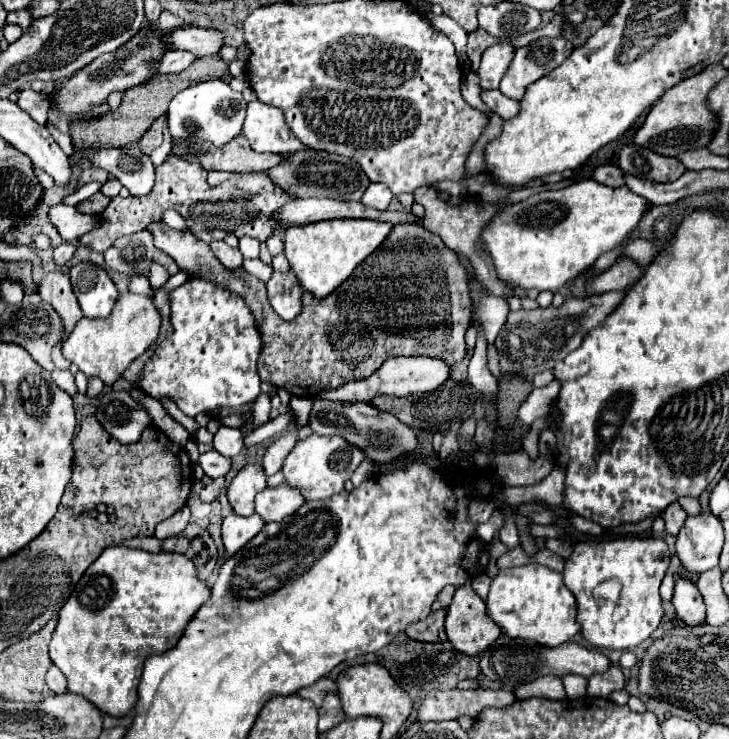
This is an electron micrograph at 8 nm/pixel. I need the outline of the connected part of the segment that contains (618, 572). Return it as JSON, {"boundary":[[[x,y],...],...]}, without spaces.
{"boundary":[[[631,536],[631,538],[605,540],[605,542],[597,542],[597,540],[577,542],[573,556],[565,562],[563,578],[565,578],[565,586],[577,598],[579,604],[577,620],[581,622],[581,632],[585,640],[591,642],[593,646],[603,646],[611,650],[635,648],[643,640],[647,640],[657,630],[663,618],[659,586],[667,572],[667,566],[669,566],[669,550],[663,538],[659,536],[649,536],[649,538]]]}

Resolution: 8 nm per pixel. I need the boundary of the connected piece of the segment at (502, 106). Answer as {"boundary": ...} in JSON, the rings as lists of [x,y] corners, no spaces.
{"boundary":[[[499,90],[481,92],[481,100],[489,106],[493,114],[499,114],[501,118],[515,118],[519,114],[519,102],[503,96]]]}

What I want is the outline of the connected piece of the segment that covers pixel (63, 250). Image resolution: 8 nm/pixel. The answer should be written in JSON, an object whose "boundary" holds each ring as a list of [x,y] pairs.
{"boundary":[[[63,243],[53,251],[53,260],[56,264],[62,266],[66,264],[74,255],[76,247],[69,243]]]}

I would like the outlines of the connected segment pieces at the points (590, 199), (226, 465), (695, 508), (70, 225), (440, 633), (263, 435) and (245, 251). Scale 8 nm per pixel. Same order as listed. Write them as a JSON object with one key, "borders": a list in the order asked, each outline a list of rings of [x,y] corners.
{"borders":[[[[579,180],[571,186],[559,190],[545,190],[509,208],[503,208],[485,226],[483,242],[487,244],[487,250],[495,262],[501,280],[513,282],[515,286],[521,286],[525,290],[537,288],[539,292],[559,292],[569,280],[575,280],[583,270],[593,266],[603,252],[613,250],[623,238],[627,238],[651,208],[653,204],[631,192],[627,186],[611,188],[595,180]]],[[[213,450],[201,454],[199,464],[201,464],[203,472],[205,472],[209,478],[221,478],[221,476],[225,476],[225,474],[229,472],[229,468],[231,468],[231,460],[225,458],[225,456],[219,456],[219,454],[213,452]]],[[[681,498],[679,504],[681,504],[681,508],[683,508],[689,516],[699,516],[699,514],[701,514],[701,506],[699,506],[699,500],[697,500],[697,498]]],[[[65,204],[51,206],[47,216],[65,242],[75,242],[77,238],[81,238],[99,224],[97,216],[81,214],[75,206],[65,206]]],[[[437,610],[437,612],[431,612],[425,620],[411,624],[405,632],[409,638],[419,642],[445,642],[447,634],[445,634],[443,622],[445,622],[445,610]]],[[[286,413],[268,421],[266,424],[244,437],[245,448],[258,445],[271,438],[272,440],[277,439],[287,430],[291,419],[292,414]]],[[[251,236],[239,238],[239,250],[243,258],[259,258],[259,240]]]]}

